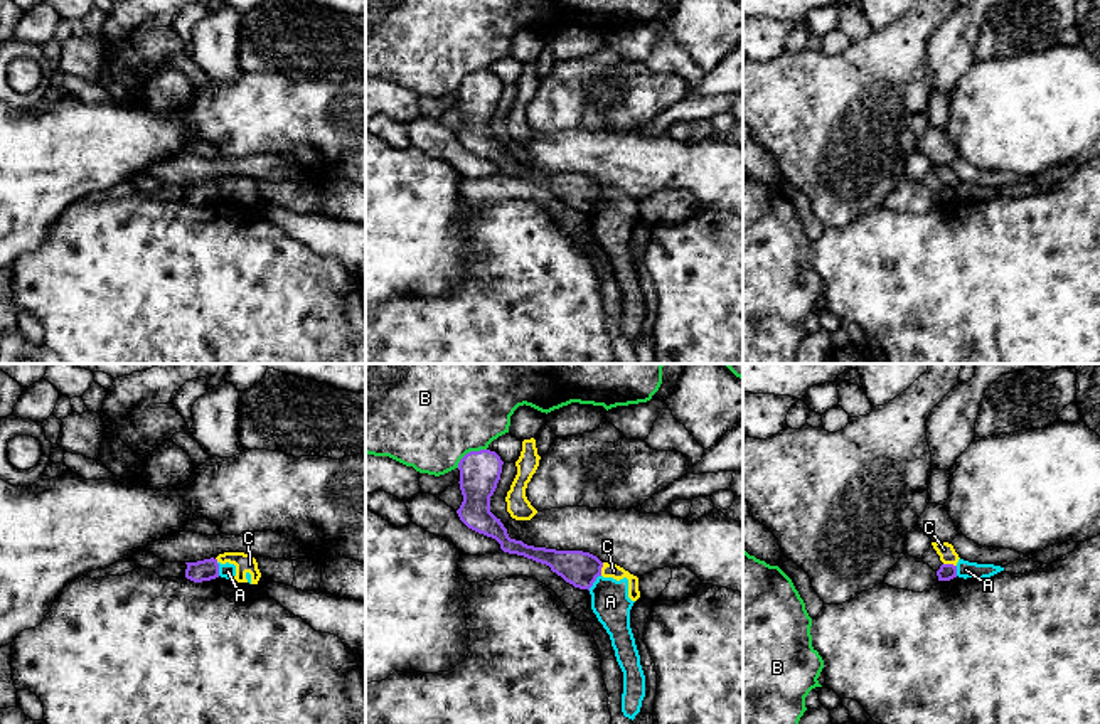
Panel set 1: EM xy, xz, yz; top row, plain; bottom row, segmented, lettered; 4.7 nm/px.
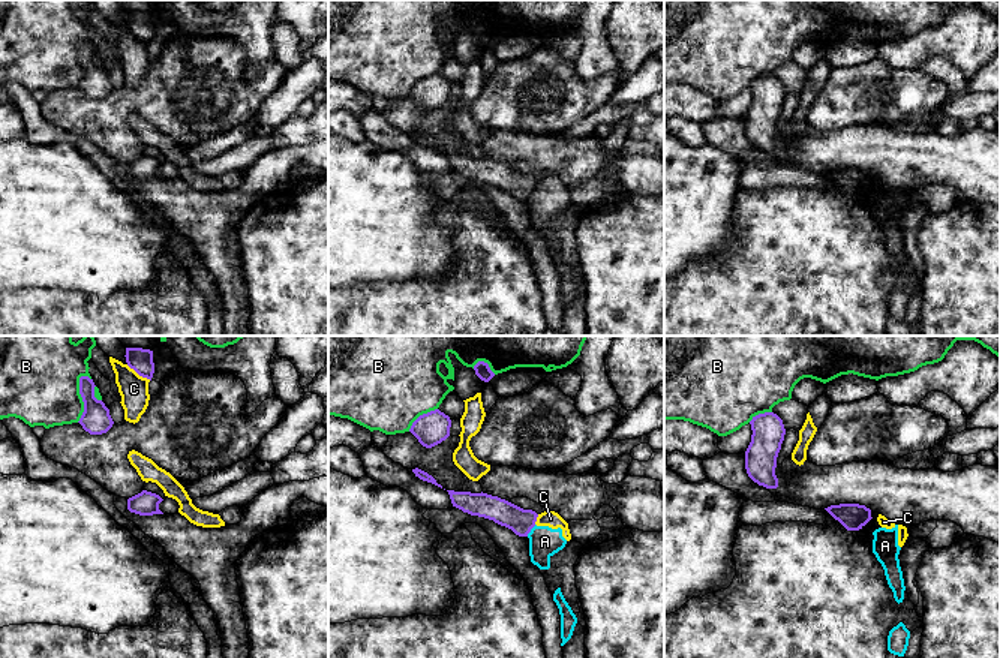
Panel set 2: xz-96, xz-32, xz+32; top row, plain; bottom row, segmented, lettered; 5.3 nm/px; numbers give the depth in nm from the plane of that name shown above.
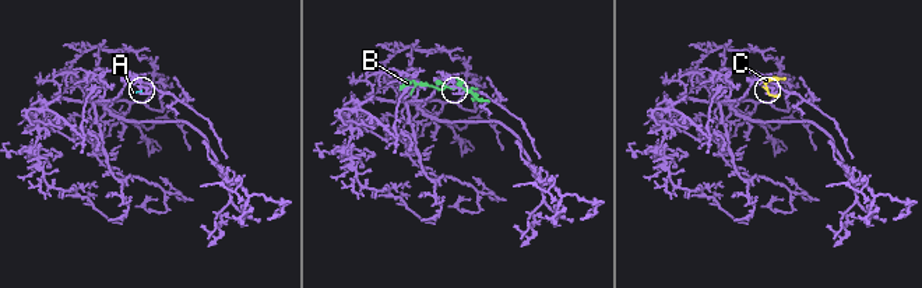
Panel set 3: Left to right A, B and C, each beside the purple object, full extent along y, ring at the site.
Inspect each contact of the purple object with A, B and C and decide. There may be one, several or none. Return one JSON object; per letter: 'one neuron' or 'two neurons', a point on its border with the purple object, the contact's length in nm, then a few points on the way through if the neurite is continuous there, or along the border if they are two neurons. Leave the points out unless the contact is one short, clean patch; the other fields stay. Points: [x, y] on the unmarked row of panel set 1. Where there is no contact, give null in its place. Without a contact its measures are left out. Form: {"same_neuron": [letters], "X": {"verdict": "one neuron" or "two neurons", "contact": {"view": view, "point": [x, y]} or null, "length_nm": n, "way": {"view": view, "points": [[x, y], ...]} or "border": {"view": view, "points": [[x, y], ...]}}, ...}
{"same_neuron": [], "A": {"verdict": "two neurons", "contact": {"view": "xz", "point": [593, 204]}, "length_nm": 100, "border": {"view": "xz", "points": [[600, 197], [588, 212]]}}, "B": {"verdict": "two neurons", "contact": {"view": "xz", "point": [470, 74]}, "length_nm": 170}, "C": {"verdict": "two neurons", "contact": {"view": "xz", "point": [600, 192]}, "length_nm": 70}}

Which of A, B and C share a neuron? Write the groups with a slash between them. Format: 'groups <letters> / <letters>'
groups A C / B

